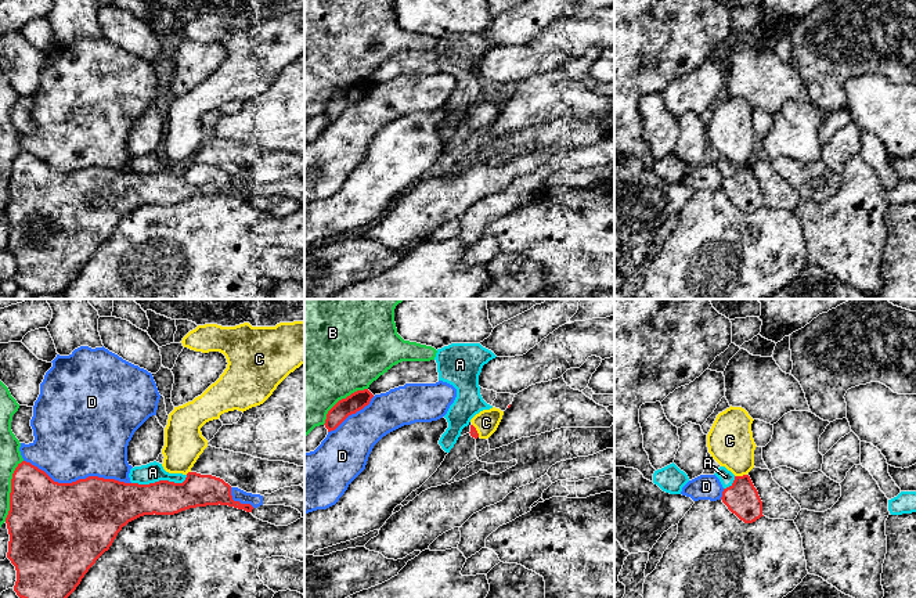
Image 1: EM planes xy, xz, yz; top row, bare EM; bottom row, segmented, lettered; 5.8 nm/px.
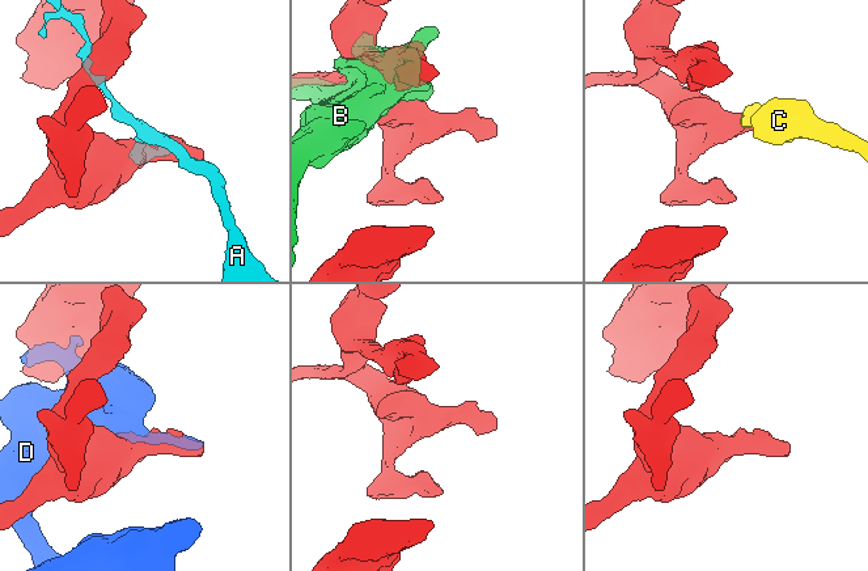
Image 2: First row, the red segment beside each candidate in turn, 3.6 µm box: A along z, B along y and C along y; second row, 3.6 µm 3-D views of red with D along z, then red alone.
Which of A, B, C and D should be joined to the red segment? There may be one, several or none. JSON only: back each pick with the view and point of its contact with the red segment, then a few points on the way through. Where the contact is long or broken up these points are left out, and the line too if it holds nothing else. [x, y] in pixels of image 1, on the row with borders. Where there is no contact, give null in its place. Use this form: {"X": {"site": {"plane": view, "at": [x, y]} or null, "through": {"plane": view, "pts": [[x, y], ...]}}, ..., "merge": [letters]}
{"C": {"site": {"plane": "yz", "at": [740, 476]}, "through": {"plane": "yz", "pts": [[742, 499], [740, 476], [740, 461], [729, 440]]}}, "merge": ["C"]}

